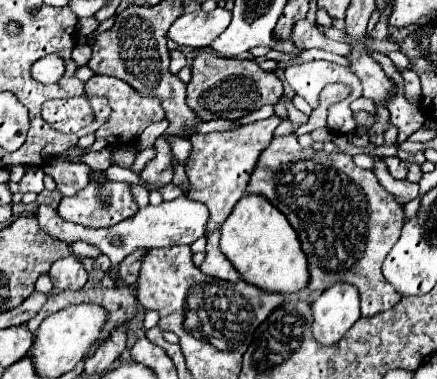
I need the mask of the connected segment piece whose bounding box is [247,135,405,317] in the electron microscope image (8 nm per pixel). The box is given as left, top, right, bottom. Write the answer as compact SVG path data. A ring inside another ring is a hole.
M297 135L287 137L275 137L273 143L261 153L259 163L251 175L251 181L247 185L247 193L259 193L267 197L279 211L285 213L289 223L299 235L301 249L307 255L307 265L311 273L311 281L307 287L311 291L325 291L333 283L345 281L353 283L361 293L361 315L369 317L379 311L387 311L393 305L399 303L401 295L387 283L387 279L381 273L381 263L385 255L391 251L393 243L399 239L401 227L405 223L403 205L381 187L375 173L369 169L361 169L351 161L351 155L337 153L327 155L325 151L313 151L313 149L301 149L297 143ZM291 173L293 179L289 183L279 183L277 177Z

